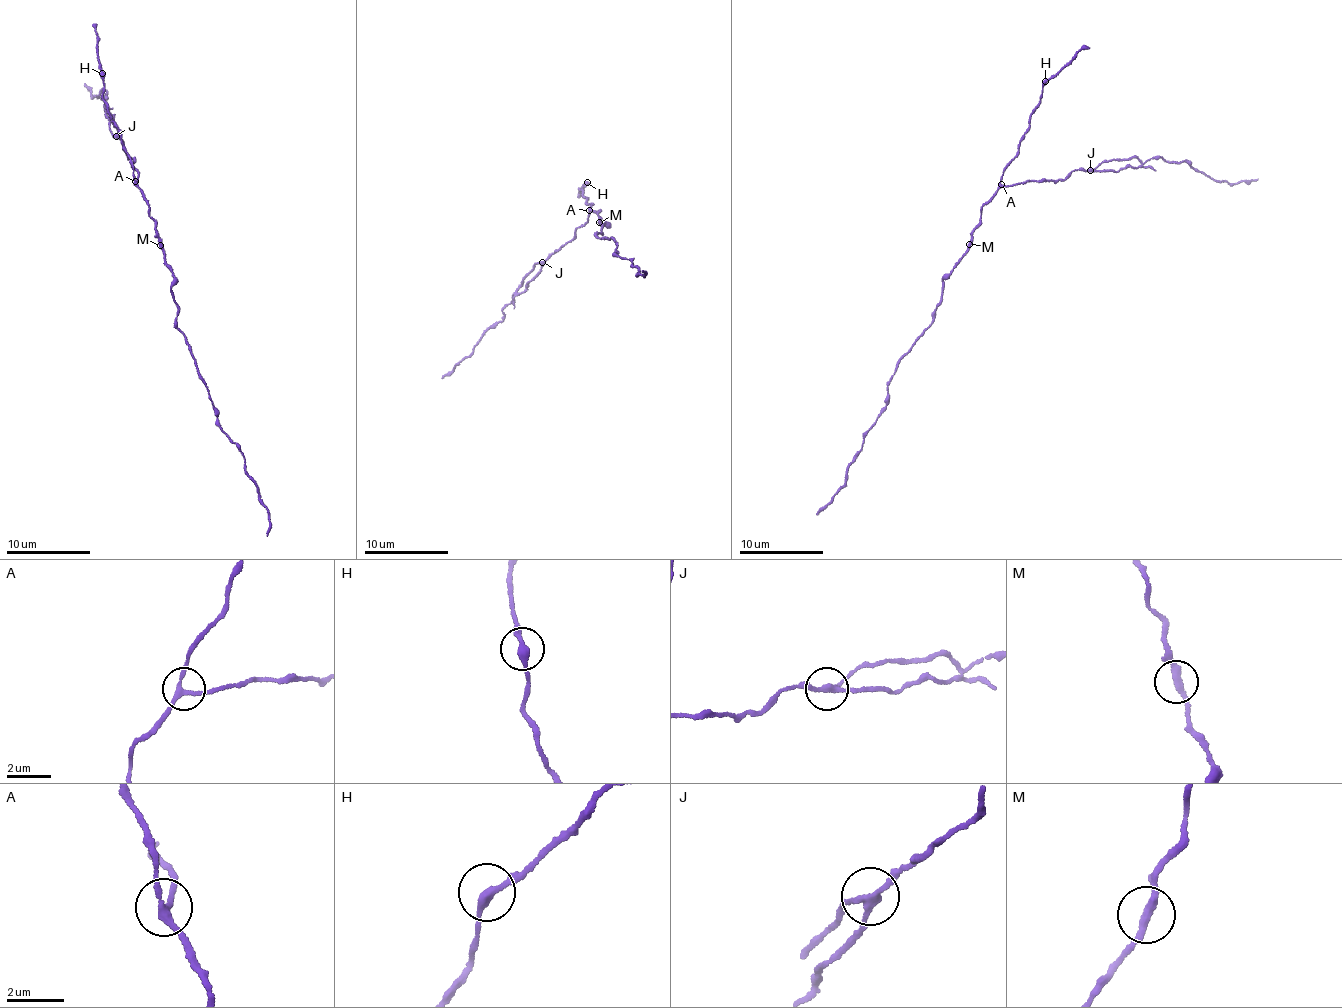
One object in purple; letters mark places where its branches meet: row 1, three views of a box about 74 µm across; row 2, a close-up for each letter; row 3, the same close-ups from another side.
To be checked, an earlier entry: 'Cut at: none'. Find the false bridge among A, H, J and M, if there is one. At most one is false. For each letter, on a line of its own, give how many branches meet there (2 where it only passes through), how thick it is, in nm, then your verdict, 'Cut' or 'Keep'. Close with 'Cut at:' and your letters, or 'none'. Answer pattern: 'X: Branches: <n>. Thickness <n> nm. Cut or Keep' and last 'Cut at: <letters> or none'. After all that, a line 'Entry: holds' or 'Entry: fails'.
A: Branches: 3. Thickness 200 nm. Keep
H: Branches: 2. Thickness 280 nm. Keep
J: Branches: 3. Thickness 240 nm. Cut
M: Branches: 2. Thickness 280 nm. Keep
Cut at: J
Entry: fails

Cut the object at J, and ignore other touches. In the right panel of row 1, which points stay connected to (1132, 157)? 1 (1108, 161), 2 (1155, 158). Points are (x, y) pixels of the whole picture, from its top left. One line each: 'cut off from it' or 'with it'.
1: with it
2: with it

